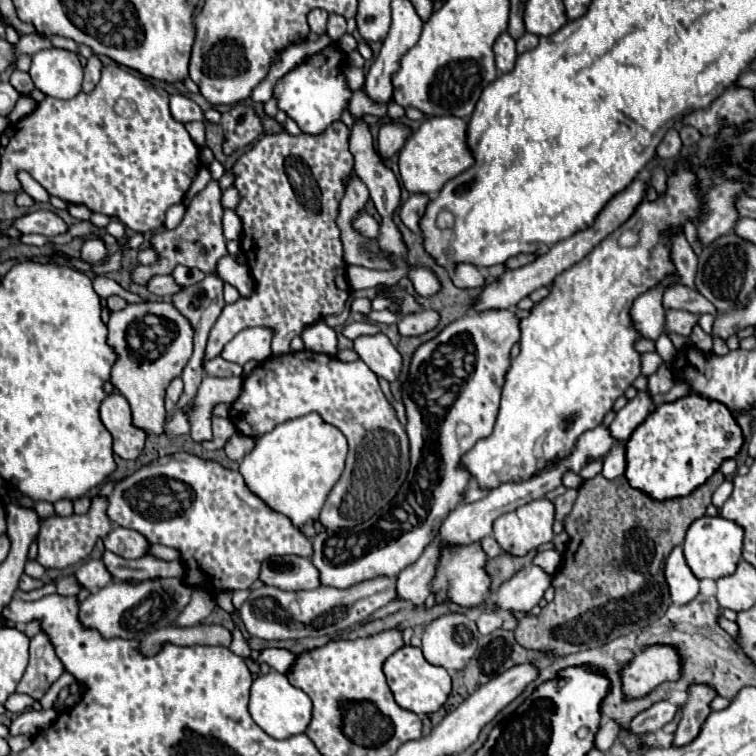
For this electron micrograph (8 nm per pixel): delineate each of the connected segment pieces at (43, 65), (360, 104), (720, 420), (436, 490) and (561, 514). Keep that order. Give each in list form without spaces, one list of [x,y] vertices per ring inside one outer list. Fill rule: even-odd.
[[[49,47],[33,55],[29,75],[39,91],[57,99],[73,99],[81,91],[83,67],[77,53]]]
[[[363,89],[355,91],[355,95],[351,97],[349,103],[349,111],[353,117],[361,117],[361,115],[375,115],[385,119],[387,115],[387,103],[371,103],[371,99],[367,99],[367,93]]]
[[[689,395],[659,405],[635,429],[635,435],[625,443],[625,477],[631,487],[657,501],[683,497],[703,485],[725,459],[735,457],[741,445],[741,429],[723,403]]]
[[[469,311],[461,319],[447,325],[435,339],[417,347],[411,357],[409,377],[403,383],[401,401],[405,405],[407,415],[407,437],[409,437],[409,473],[403,487],[397,491],[395,499],[377,515],[373,515],[363,525],[351,529],[339,547],[339,533],[321,531],[313,537],[313,565],[321,573],[321,583],[347,589],[359,581],[373,579],[377,575],[397,575],[407,565],[415,563],[423,549],[433,541],[439,531],[443,519],[463,501],[465,487],[471,481],[471,475],[463,471],[463,455],[471,451],[471,447],[479,439],[487,439],[491,435],[497,409],[499,409],[499,391],[503,387],[503,379],[511,367],[511,347],[519,341],[519,319],[507,311]]]
[[[567,489],[563,495],[559,495],[555,501],[553,501],[553,505],[555,505],[555,519],[557,521],[565,521],[565,517],[571,513],[571,507],[575,505],[575,495],[577,495],[577,491],[575,489]]]

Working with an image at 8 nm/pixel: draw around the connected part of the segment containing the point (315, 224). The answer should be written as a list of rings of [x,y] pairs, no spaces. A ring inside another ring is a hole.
[[[341,121],[331,123],[323,135],[291,135],[283,129],[257,139],[231,167],[231,175],[235,177],[233,187],[239,191],[239,205],[235,207],[235,213],[243,225],[239,243],[255,287],[247,299],[239,297],[235,303],[223,307],[217,323],[211,329],[205,359],[219,355],[239,331],[257,325],[275,329],[273,355],[287,355],[291,353],[291,339],[301,335],[307,325],[329,315],[339,315],[345,309],[345,303],[351,295],[351,285],[347,279],[347,263],[343,259],[341,231],[335,219],[347,189],[347,179],[353,173],[353,157],[347,147],[347,137],[349,127]]]

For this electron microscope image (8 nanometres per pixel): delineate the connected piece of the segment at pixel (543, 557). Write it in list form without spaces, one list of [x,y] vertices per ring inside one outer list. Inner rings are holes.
[[[557,549],[541,551],[541,553],[535,555],[533,563],[537,567],[543,567],[543,571],[547,571],[547,575],[555,575],[555,571],[559,569],[559,563],[561,563],[561,553]]]

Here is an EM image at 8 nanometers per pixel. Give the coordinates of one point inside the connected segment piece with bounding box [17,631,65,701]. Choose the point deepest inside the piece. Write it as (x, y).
(44, 668)

